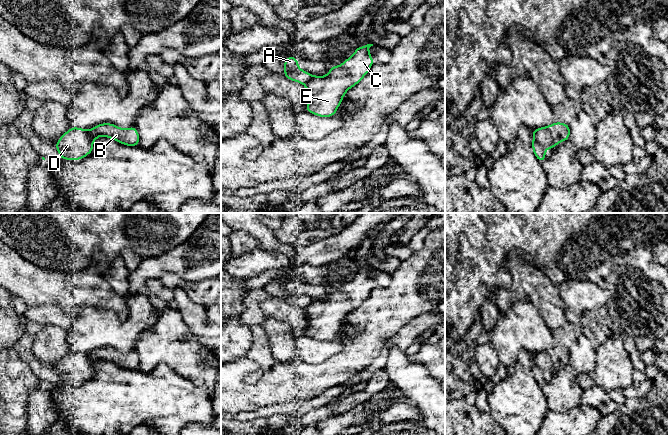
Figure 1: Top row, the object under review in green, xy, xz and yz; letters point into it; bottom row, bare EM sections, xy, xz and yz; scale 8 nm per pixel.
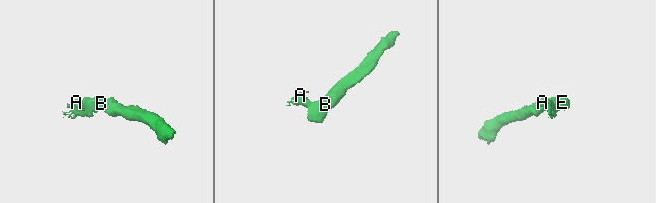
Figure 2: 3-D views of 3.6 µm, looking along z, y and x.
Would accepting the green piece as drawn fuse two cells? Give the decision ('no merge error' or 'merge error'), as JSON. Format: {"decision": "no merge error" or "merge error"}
{"decision": "merge error"}

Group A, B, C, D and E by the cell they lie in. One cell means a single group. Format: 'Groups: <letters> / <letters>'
Groups: A D / B C E

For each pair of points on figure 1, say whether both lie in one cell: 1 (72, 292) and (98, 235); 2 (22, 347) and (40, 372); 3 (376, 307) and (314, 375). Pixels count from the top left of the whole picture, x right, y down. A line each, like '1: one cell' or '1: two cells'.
1: two cells
2: one cell
3: one cell

